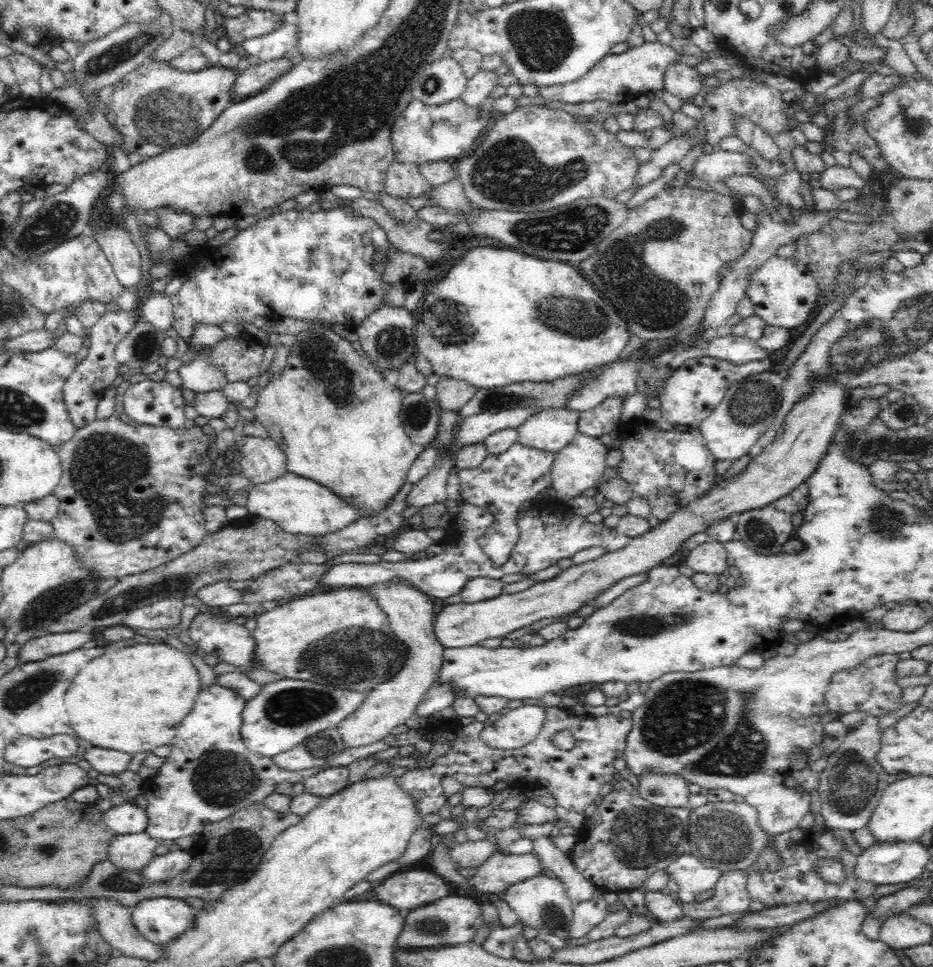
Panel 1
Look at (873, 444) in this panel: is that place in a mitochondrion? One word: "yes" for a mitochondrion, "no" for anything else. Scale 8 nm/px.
yes

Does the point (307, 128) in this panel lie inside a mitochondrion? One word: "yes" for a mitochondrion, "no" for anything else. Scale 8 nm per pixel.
yes

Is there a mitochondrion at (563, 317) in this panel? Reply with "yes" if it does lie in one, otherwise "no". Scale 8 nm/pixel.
yes

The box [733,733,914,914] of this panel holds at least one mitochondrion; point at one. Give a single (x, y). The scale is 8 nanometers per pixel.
(852, 781)

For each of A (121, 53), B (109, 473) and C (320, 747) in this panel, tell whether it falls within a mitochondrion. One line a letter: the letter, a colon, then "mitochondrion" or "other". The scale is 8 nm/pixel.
A: mitochondrion
B: mitochondrion
C: mitochondrion

